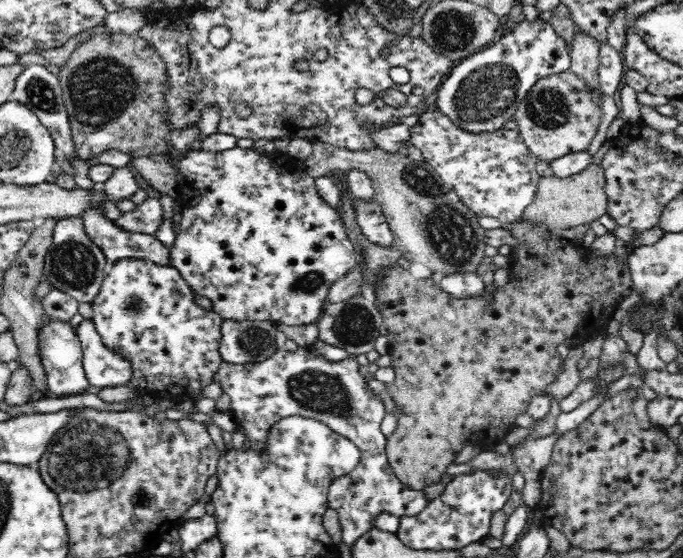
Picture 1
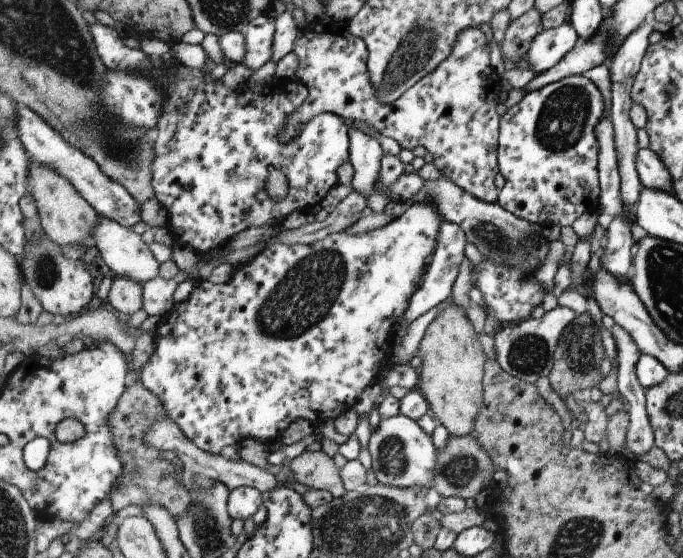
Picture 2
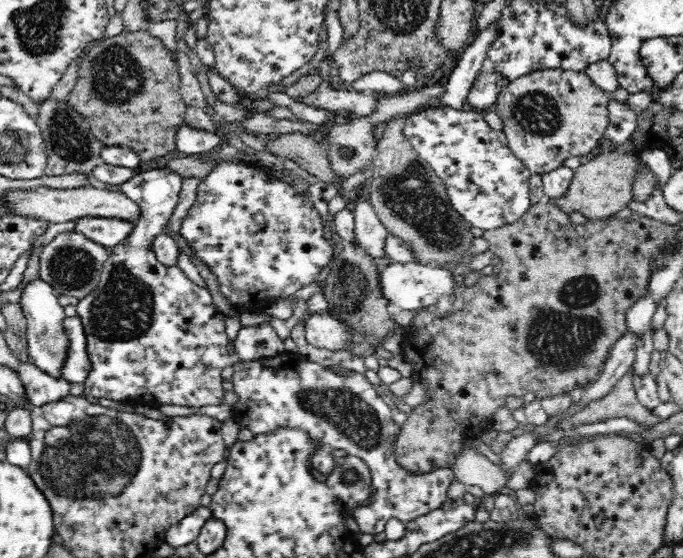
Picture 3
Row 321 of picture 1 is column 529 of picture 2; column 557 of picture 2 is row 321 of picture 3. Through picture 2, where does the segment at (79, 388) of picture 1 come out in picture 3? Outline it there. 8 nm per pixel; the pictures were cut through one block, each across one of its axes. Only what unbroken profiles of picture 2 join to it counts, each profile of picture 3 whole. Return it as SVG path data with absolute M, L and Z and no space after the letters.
M40 278L26 284L20 303L24 307L27 320L27 351L31 362L48 376L58 380L64 379L62 369L69 349L69 338L65 335L66 329L63 327L64 319L67 317L64 307L59 304L50 285Z

